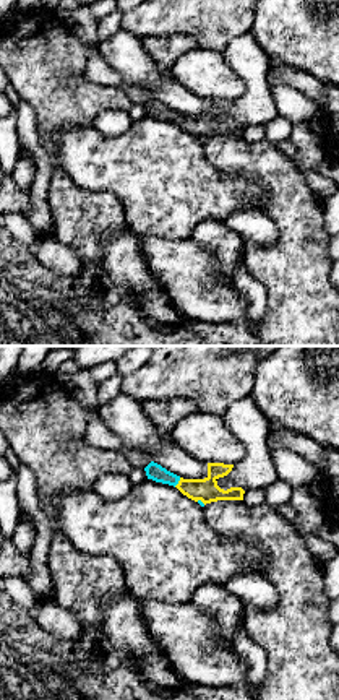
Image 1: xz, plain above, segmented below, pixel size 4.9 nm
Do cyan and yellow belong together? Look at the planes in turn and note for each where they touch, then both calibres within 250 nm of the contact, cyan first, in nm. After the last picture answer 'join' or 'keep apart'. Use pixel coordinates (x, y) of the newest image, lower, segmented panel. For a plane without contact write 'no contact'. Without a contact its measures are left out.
contact (177, 483); calibres 90 and 120 nm

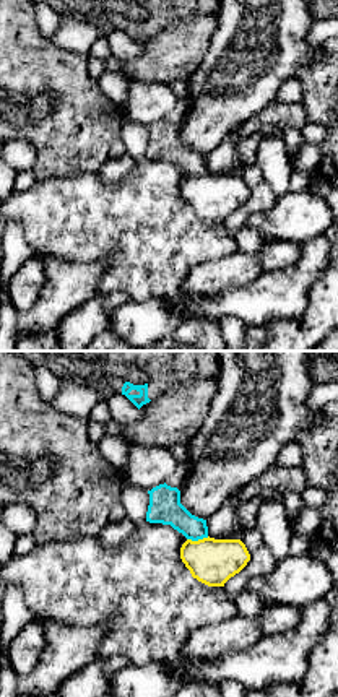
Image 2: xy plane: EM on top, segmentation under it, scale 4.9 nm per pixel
contact (197, 540); calibres 160 and 220 nm

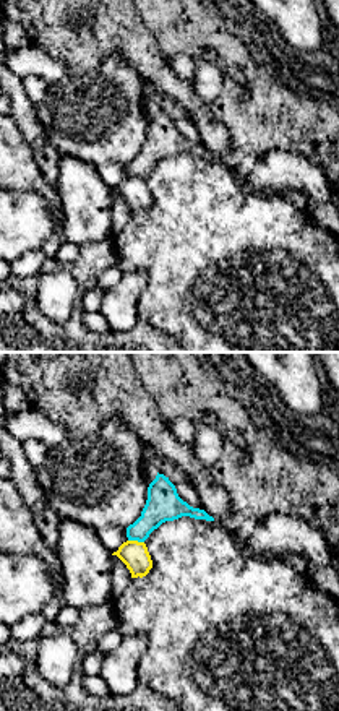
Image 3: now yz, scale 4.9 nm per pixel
contact (137, 539); calibres 170 and 140 nm

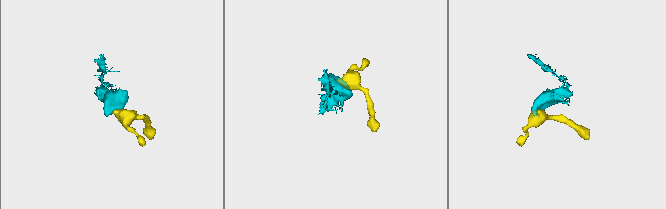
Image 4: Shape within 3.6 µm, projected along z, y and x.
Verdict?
join

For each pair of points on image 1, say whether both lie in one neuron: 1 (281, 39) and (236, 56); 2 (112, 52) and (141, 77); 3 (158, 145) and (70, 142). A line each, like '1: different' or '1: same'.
1: different
2: same
3: same

